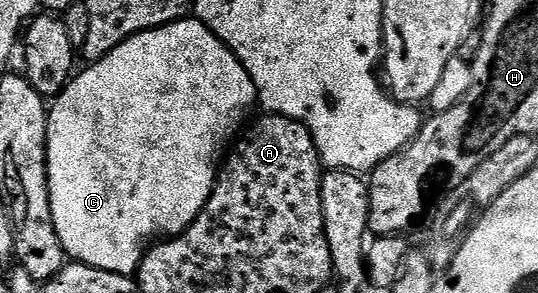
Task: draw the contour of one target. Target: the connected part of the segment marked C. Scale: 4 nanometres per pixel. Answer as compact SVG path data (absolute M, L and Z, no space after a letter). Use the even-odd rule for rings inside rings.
M185 16L175 22L167 22L166 25L153 30L143 30L141 34L136 34L133 38L128 38L122 44L118 44L118 48L114 48L105 58L91 63L87 67L89 70L84 70L81 74L79 71L68 85L55 95L53 102L56 103L53 106L51 103L48 110L48 144L46 147L48 152L46 163L48 168L48 205L46 209L50 215L50 226L54 231L55 241L69 259L99 270L109 270L115 274L135 275L140 268L140 261L144 259L146 247L157 240L175 238L177 234L184 233L194 219L200 215L206 200L212 195L218 173L216 149L224 145L227 147L229 145L228 137L232 133L235 135L245 125L244 113L251 108L252 102L254 106L257 96L246 68L232 55L232 51L216 37L211 25L205 24L203 21L200 22L195 22L191 16Z

